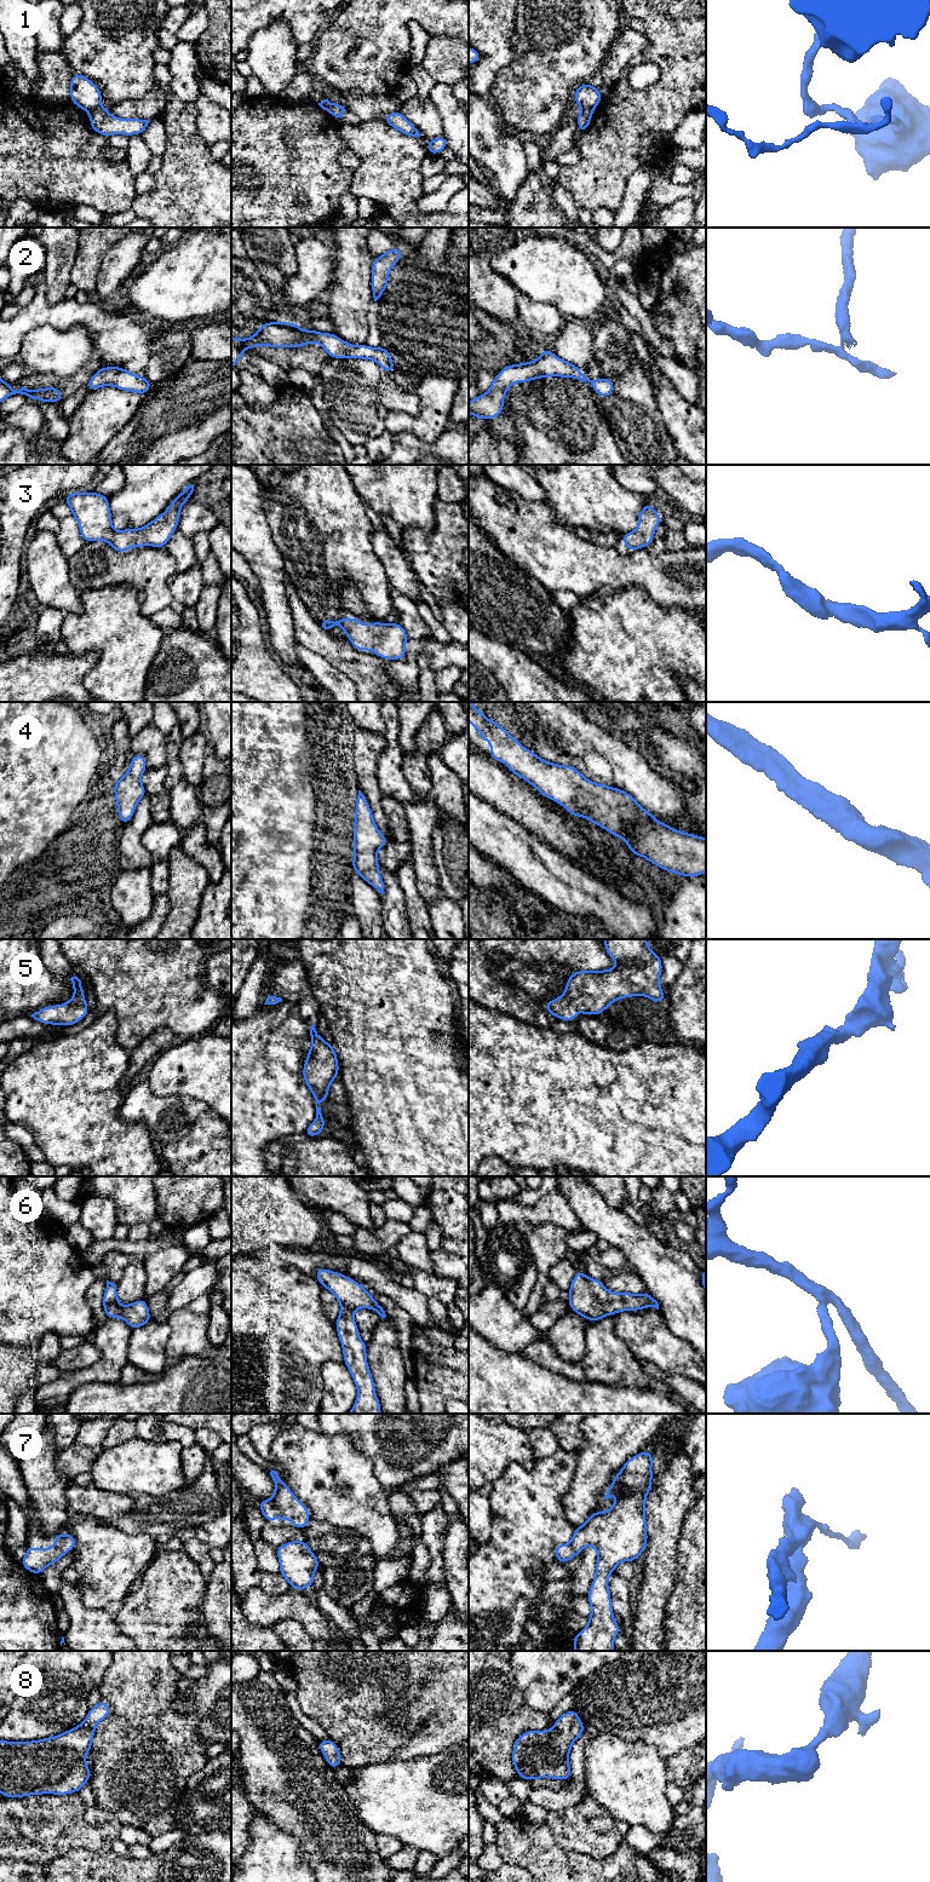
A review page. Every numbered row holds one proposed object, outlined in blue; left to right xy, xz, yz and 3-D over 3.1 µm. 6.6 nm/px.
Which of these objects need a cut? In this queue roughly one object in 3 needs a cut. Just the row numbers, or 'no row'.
1, 2

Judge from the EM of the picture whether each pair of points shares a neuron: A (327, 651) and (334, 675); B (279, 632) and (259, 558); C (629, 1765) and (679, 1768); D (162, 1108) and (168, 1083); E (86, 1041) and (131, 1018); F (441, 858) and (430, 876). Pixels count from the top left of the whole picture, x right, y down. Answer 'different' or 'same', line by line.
A: different
B: same
C: different
D: different
E: different
F: different

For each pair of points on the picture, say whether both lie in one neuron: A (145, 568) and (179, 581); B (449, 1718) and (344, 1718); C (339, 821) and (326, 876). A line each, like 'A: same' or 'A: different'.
A: different
B: same
C: same

